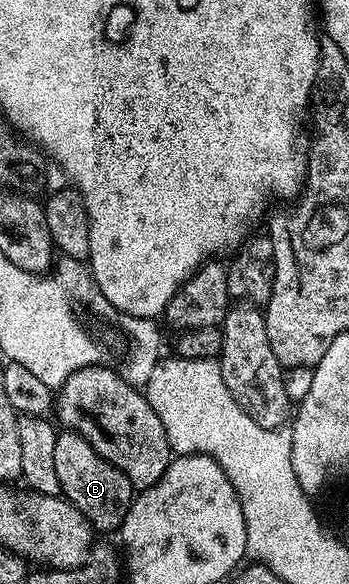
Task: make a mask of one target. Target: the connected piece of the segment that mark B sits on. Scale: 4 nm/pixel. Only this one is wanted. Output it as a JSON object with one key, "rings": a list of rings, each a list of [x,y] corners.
{"rings":[[[63,430],[55,437],[53,463],[57,469],[57,482],[62,495],[91,523],[92,529],[107,532],[110,528],[122,529],[125,514],[131,508],[133,489],[129,478],[117,466],[97,454],[93,446],[70,430]]]}

